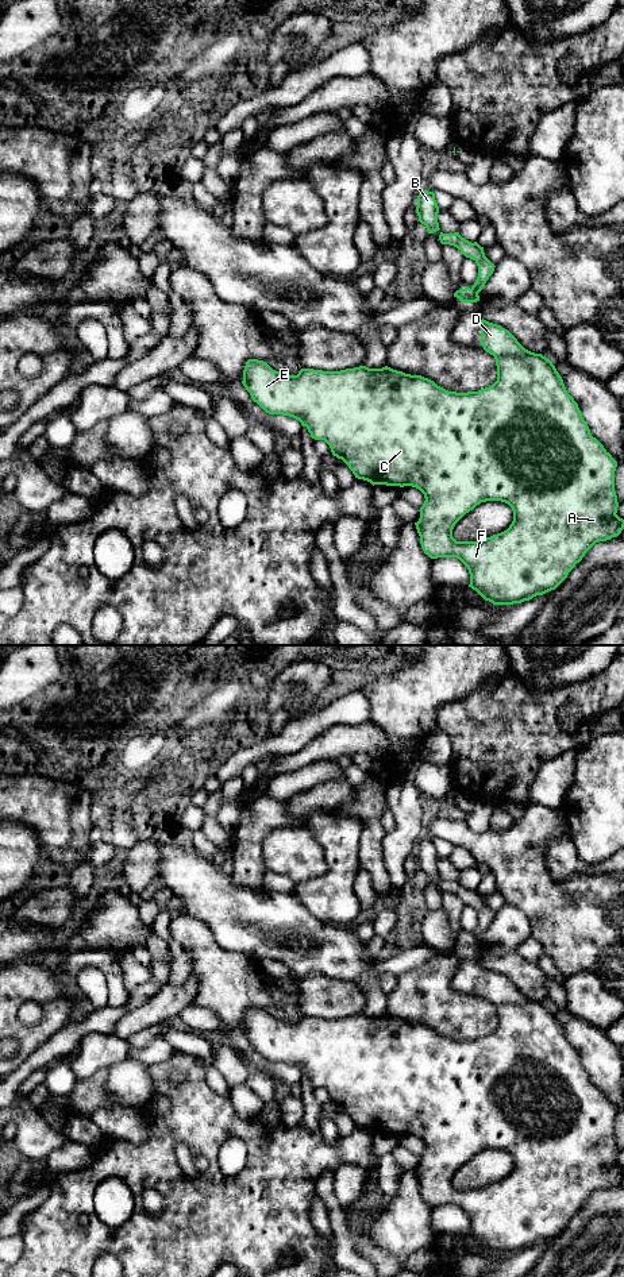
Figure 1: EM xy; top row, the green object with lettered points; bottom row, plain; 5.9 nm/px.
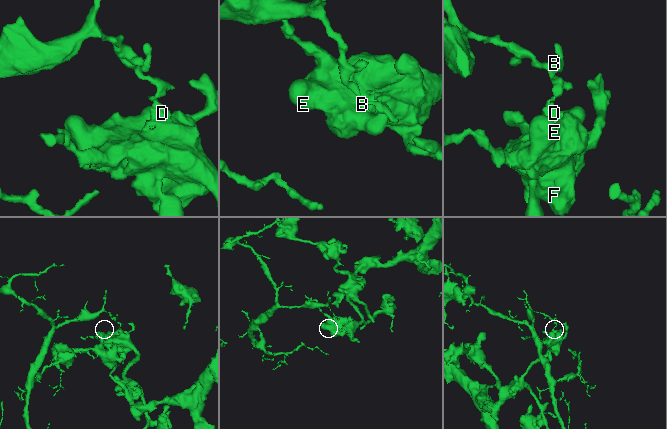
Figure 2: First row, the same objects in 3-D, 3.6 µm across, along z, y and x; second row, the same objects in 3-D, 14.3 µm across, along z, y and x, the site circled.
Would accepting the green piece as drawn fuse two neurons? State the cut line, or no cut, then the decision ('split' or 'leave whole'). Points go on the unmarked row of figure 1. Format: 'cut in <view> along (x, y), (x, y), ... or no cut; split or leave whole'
cut in xy along (472, 936), (477, 942); split

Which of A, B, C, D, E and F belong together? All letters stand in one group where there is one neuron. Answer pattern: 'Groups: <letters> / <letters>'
Groups: A C D E F / B

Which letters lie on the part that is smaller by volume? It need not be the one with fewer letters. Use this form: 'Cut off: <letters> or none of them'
Cut off: B

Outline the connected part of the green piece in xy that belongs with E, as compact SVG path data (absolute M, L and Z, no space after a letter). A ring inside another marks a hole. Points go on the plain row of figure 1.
M484 967L481 968L481 992L484 998L496 1007L497 1029L492 1034L478 1039L448 1039L428 1026L405 1022L388 1014L382 1016L359 1014L340 1019L301 1016L297 1023L285 1023L273 1018L266 1010L258 1007L249 1007L246 1010L242 1031L250 1041L253 1049L257 1050L266 1061L293 1065L308 1077L312 1087L324 1088L330 1093L332 1103L342 1107L353 1119L355 1126L367 1129L373 1134L412 1134L419 1137L424 1142L425 1149L420 1156L420 1166L415 1170L415 1173L420 1184L420 1192L424 1201L431 1207L459 1207L469 1218L469 1235L475 1238L485 1249L489 1249L493 1253L513 1253L555 1238L596 1191L610 1188L621 1181L624 1177L624 1168L616 1162L619 1150L615 1139L615 1119L617 1110L604 1096L604 1093L592 1084L578 1052L567 1041L562 1025L550 1007L542 1002L535 1002L525 998L508 977ZM486 1149L501 1149L512 1156L513 1169L509 1176L482 1188L457 1189L452 1185L455 1172L477 1153Z

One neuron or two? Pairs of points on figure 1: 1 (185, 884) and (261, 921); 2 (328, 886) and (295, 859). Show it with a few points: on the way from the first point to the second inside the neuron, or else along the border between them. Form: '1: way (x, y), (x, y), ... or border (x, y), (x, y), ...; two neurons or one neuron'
1: way (204, 888), (242, 919); one neuron
2: border (316, 843), (322, 849), (326, 871), (297, 884); two neurons

